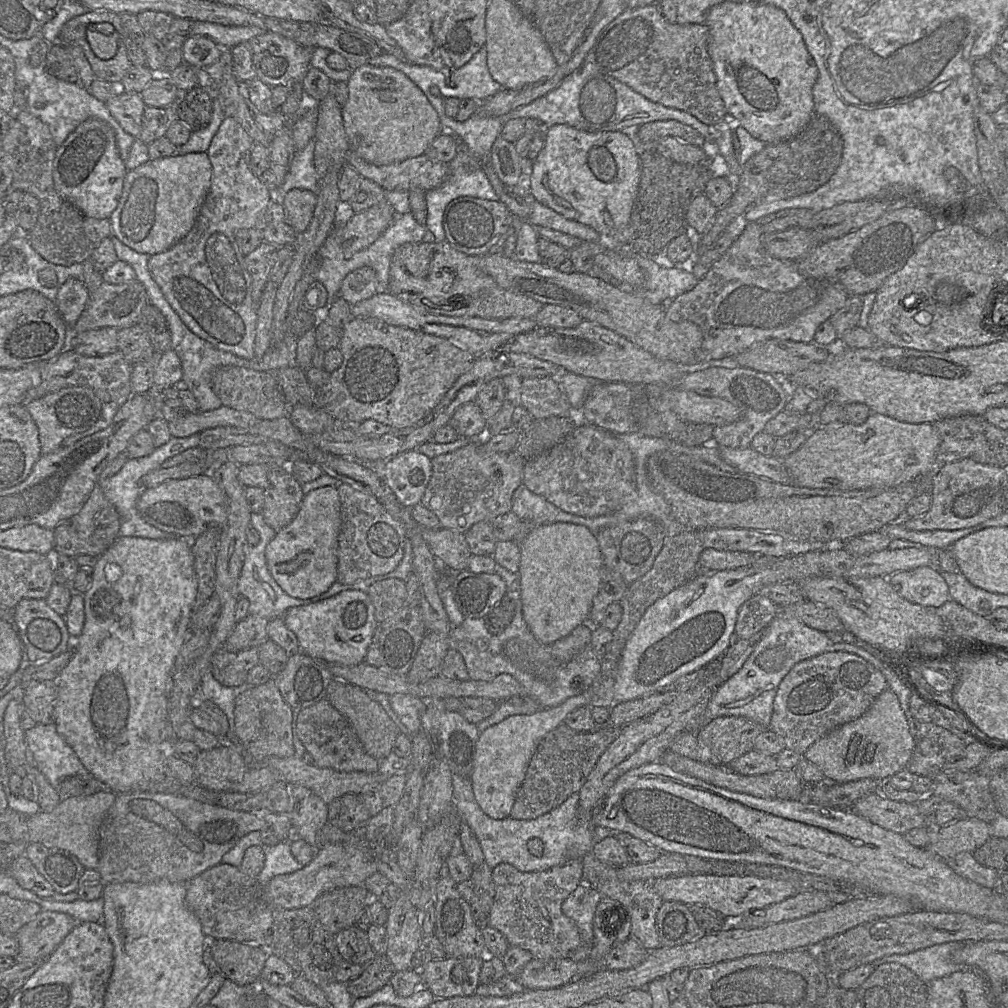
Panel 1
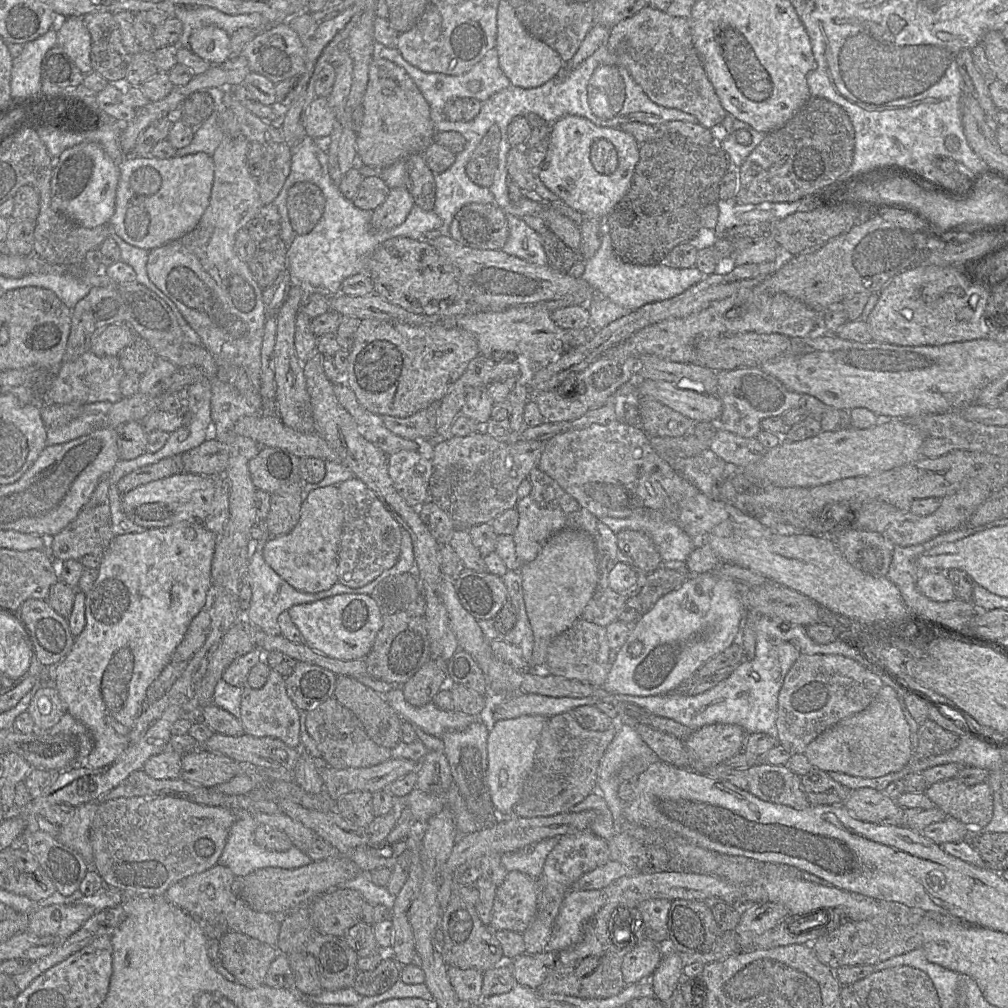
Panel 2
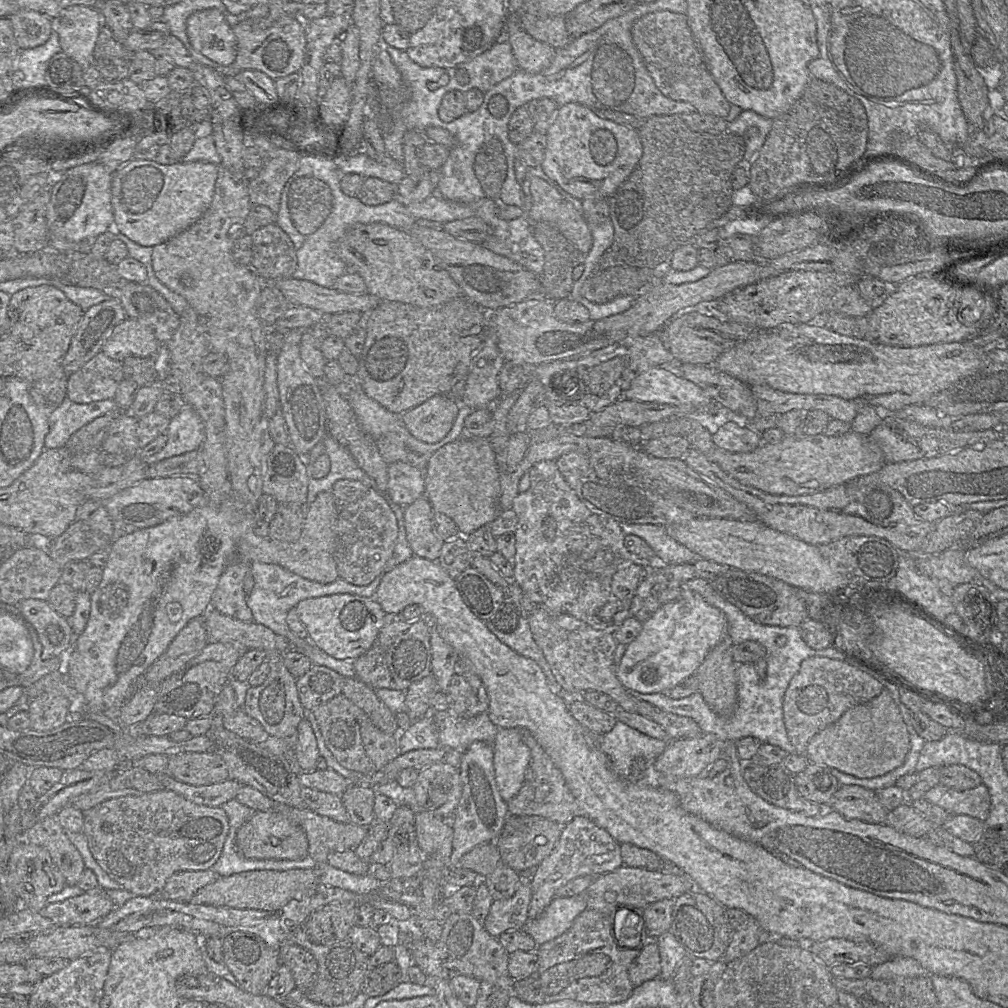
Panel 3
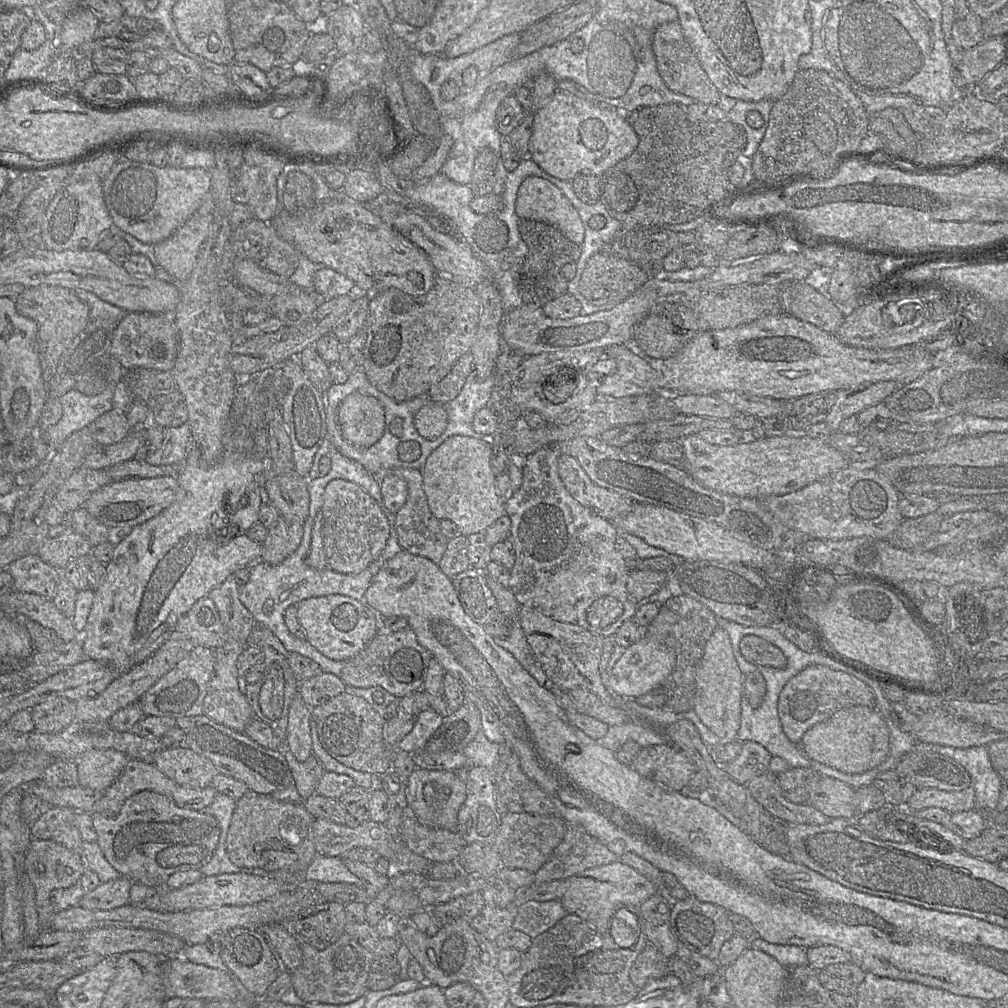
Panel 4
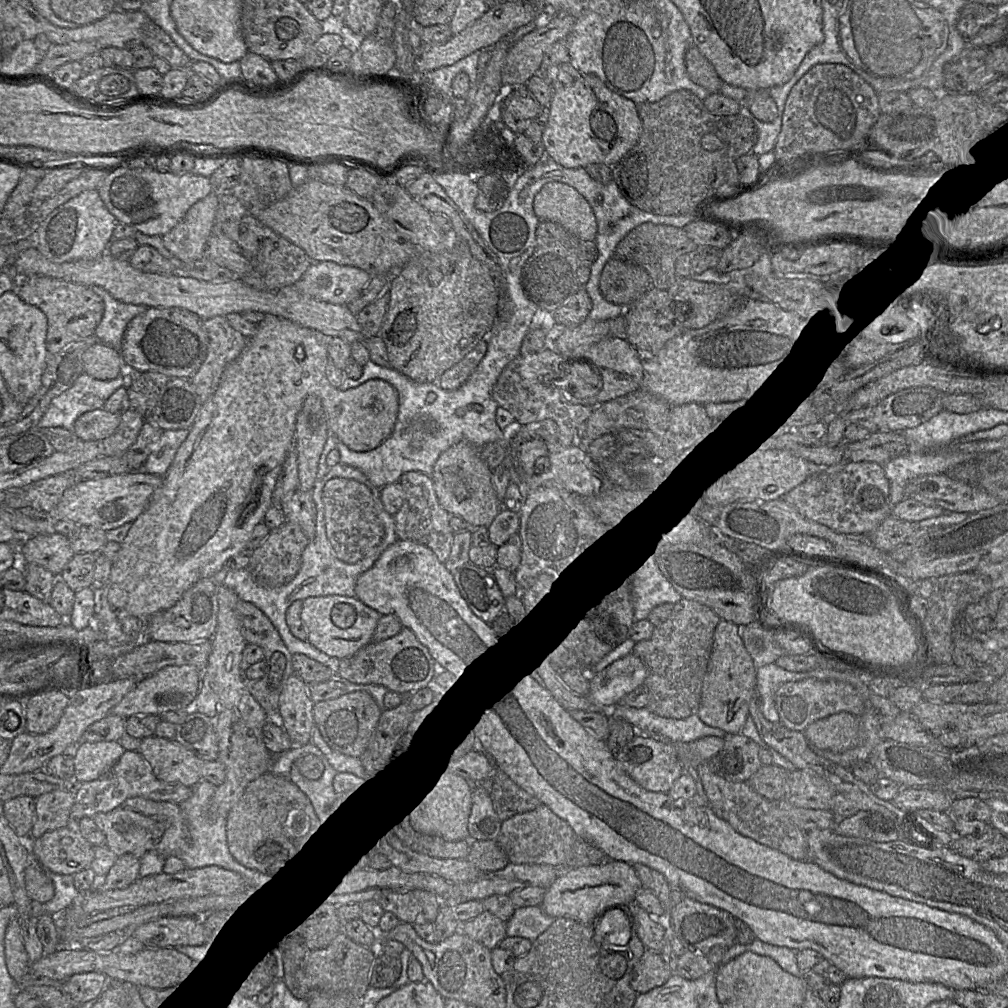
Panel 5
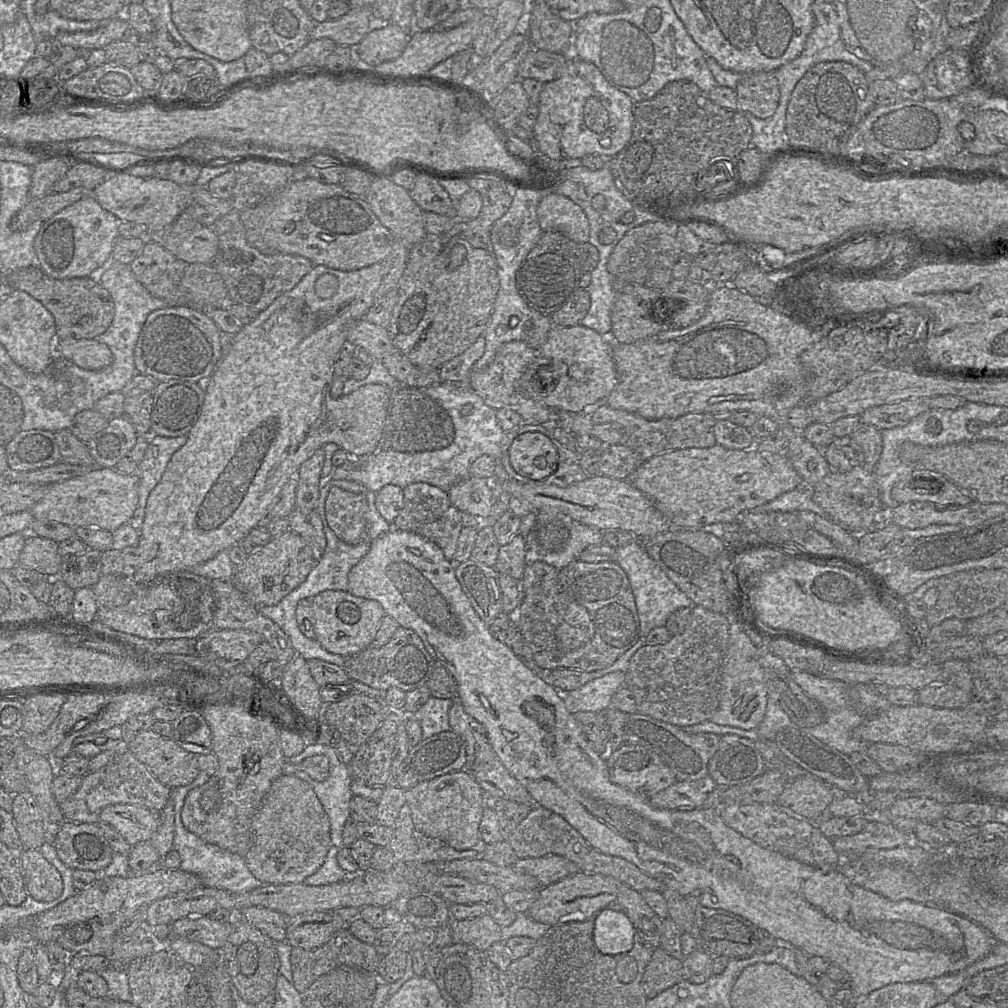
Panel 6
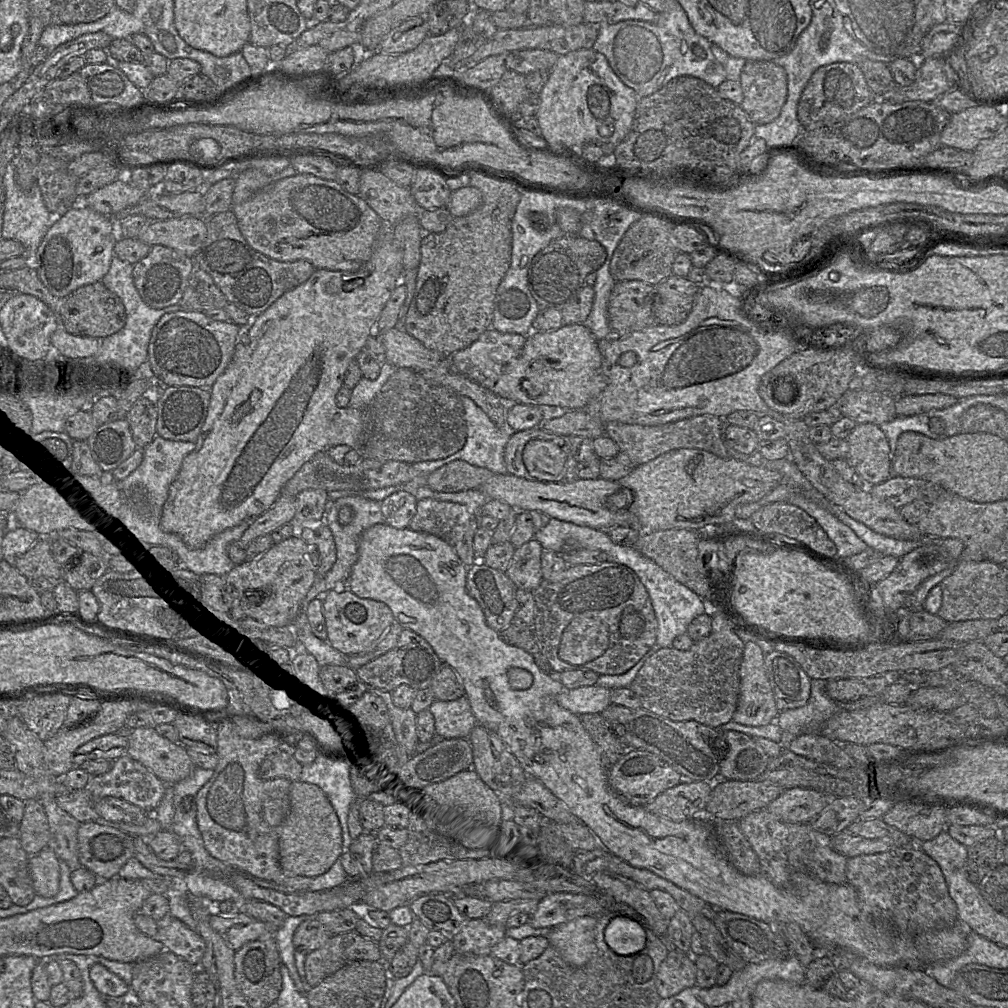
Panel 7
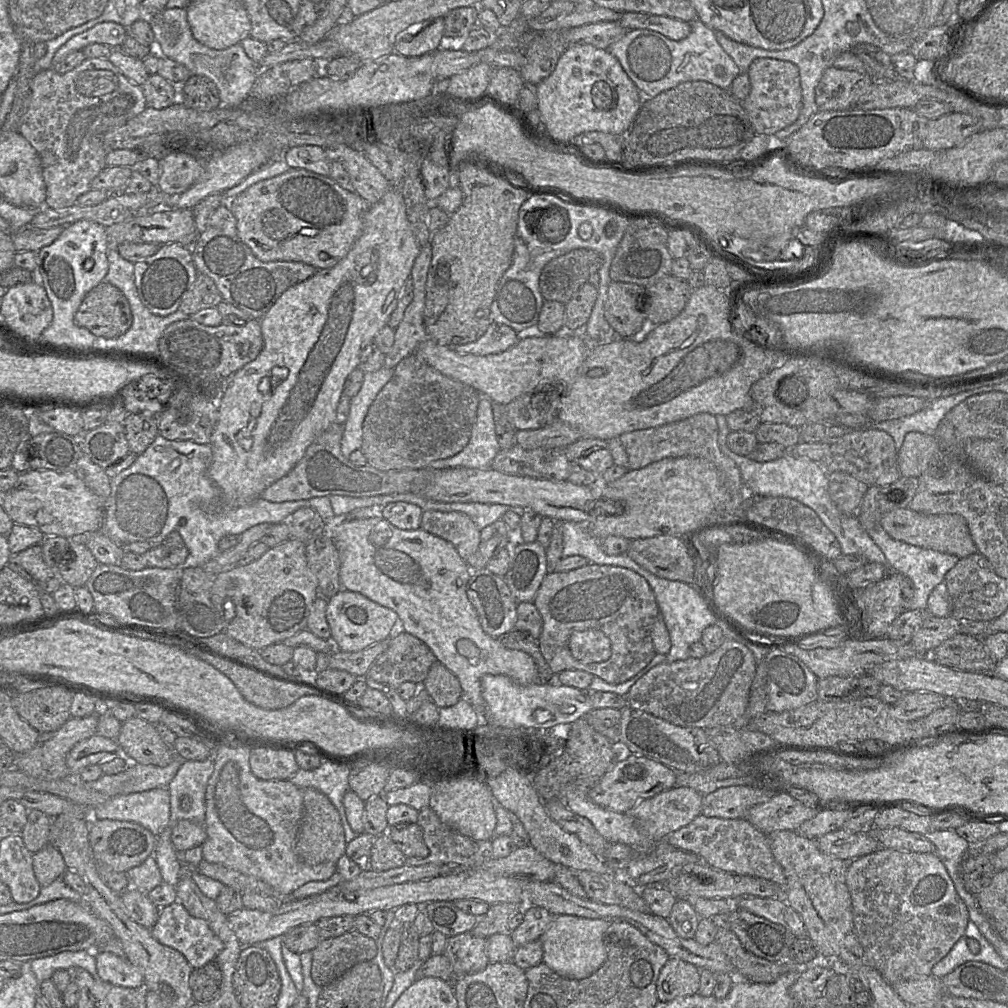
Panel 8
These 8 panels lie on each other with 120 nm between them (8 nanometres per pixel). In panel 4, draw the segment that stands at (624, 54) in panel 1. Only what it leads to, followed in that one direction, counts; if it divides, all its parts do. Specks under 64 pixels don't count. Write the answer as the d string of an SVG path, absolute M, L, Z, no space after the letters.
M679 20L661 24L653 33L653 52L657 69L665 84L671 90L687 95L705 104L718 104L720 92L711 82L696 54L684 37Z

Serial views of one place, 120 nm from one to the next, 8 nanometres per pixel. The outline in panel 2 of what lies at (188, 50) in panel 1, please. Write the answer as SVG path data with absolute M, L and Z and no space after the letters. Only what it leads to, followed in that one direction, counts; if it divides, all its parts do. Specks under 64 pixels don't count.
M205 26L192 32L191 51L211 65L221 65L230 57L230 39L231 36L223 29Z

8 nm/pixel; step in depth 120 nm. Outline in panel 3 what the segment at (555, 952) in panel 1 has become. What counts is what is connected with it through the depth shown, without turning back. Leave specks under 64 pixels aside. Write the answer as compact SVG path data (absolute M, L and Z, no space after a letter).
M521 881L510 898L494 900L483 922L485 930L493 937L511 930L522 930L528 920L531 888L528 881Z

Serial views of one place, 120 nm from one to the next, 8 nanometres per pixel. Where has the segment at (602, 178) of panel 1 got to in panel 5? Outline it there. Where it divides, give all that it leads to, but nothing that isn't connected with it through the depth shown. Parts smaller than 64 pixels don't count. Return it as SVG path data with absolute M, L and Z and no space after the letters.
M582 74L572 84L546 88L546 107L540 124L543 158L550 158L565 168L584 168L591 163L608 166L616 163L636 142L638 121L633 105L610 91L595 75Z

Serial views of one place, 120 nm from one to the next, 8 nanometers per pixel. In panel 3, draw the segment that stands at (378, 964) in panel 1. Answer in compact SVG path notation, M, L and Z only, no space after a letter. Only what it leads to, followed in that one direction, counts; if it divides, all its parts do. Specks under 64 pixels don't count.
M394 961L379 965L368 971L361 992L368 997L383 996L402 982L402 972Z

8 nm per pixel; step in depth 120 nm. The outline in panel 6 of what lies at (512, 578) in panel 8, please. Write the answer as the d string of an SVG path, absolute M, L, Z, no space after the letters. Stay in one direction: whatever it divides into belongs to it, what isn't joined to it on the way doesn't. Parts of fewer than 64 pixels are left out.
M520 534L514 536L505 546L500 547L494 569L520 581L526 569L525 540Z

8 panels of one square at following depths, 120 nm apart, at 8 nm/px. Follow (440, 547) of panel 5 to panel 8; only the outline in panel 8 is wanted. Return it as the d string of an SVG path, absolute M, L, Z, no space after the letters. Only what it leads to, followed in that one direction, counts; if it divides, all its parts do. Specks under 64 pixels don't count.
M423 511L420 528L450 542L467 564L481 543L477 526L461 512Z

